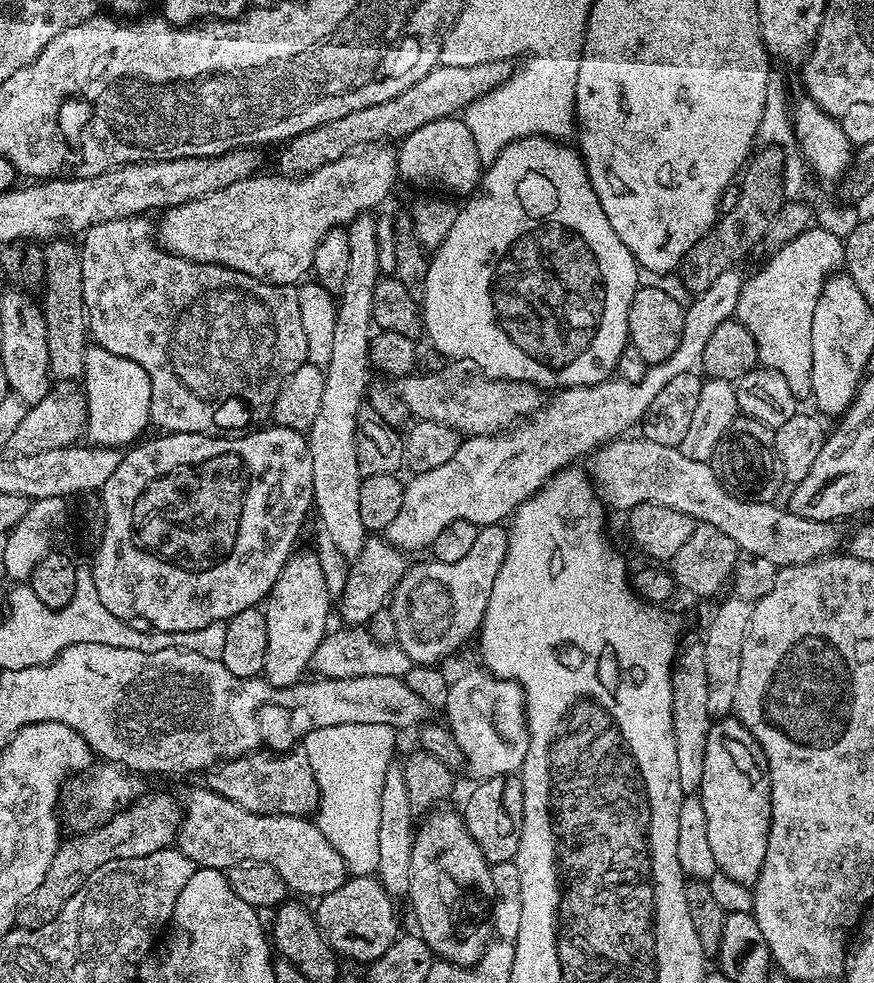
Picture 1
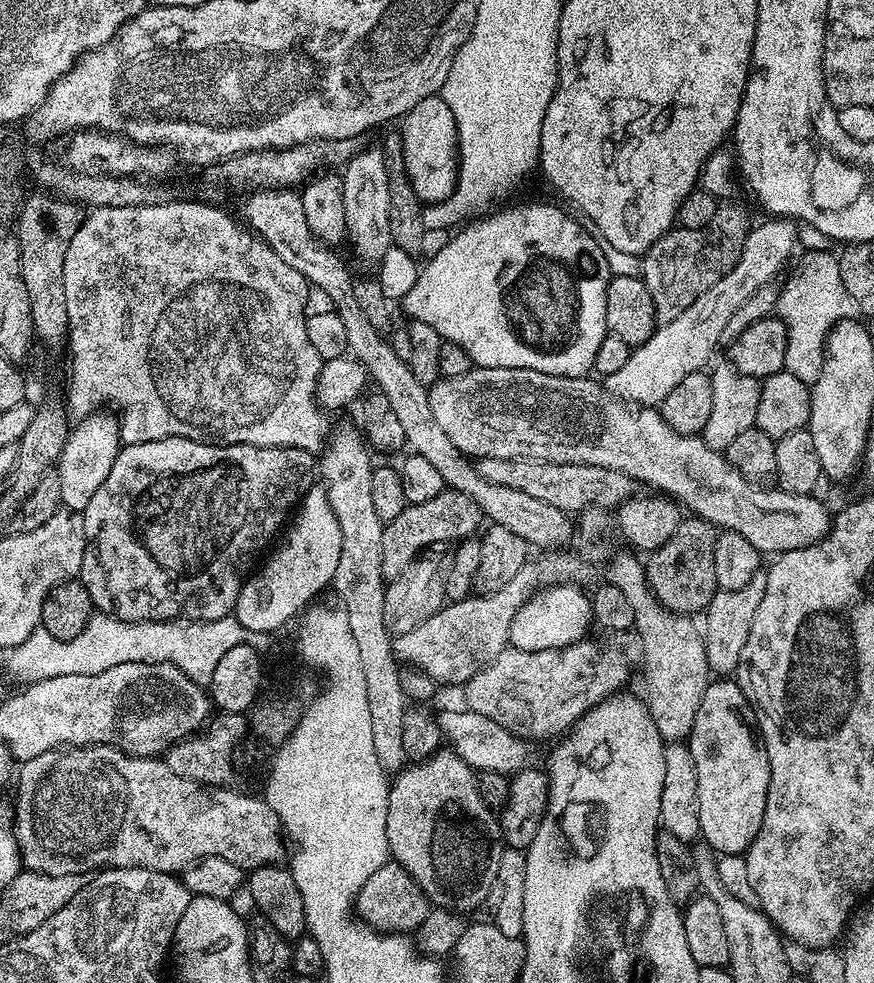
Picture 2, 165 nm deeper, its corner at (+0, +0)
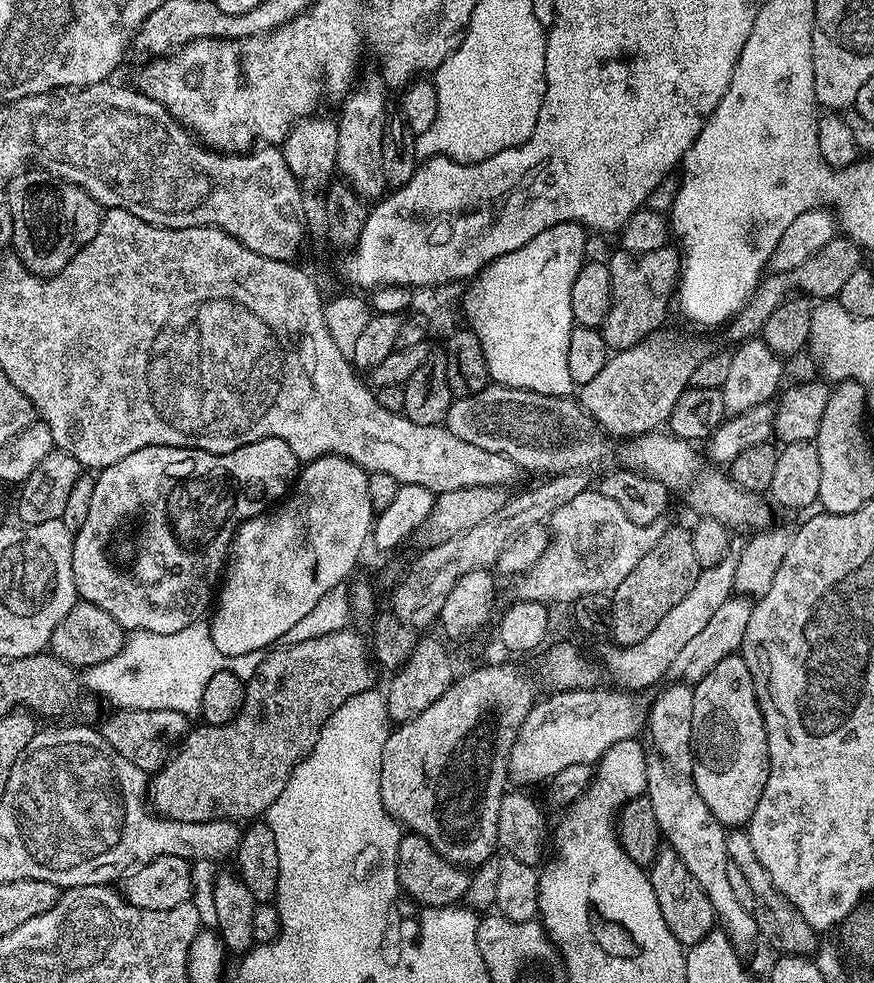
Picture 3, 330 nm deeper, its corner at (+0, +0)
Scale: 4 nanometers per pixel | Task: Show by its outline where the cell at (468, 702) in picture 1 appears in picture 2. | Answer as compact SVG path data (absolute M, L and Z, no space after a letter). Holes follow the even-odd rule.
M609 631L602 636L593 635L591 638L576 640L564 648L550 650L522 650L507 647L494 658L466 685L468 691L467 707L473 712L482 714L498 726L510 730L520 739L529 742L544 740L547 736L560 738L571 729L577 720L582 719L594 706L598 706L607 696L613 696L621 691L620 688L632 676L632 671L641 667L644 659L644 641L635 631Z

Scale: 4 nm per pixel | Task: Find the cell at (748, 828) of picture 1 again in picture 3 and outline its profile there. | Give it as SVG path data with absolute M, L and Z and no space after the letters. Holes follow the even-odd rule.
M727 656L706 674L693 687L694 718L692 719L692 750L694 759L690 779L698 794L702 794L702 802L710 810L710 814L719 824L728 830L740 830L747 825L749 818L758 806L758 798L762 798L762 790L766 790L768 777L768 735L762 718L760 703L756 697L754 678L750 674L750 666L746 666L743 656Z

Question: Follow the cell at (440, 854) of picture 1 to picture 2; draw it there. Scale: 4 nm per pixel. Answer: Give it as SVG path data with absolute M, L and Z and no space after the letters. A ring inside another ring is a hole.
M441 750L430 758L419 762L409 763L391 777L388 790L388 805L386 806L386 838L388 839L388 851L391 859L411 874L418 886L428 895L429 905L437 908L448 908L451 912L469 914L476 907L487 905L490 886L494 886L494 877L498 874L498 862L502 862L502 854L505 850L503 836L500 835L500 821L497 813L488 807L488 803L482 798L480 785L478 783L478 773L475 768L471 768L457 752L451 750Z

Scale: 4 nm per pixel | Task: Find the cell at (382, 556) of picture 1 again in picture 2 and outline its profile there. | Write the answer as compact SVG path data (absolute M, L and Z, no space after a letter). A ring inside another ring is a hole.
M445 487L434 498L427 502L409 504L398 514L398 518L387 521L382 534L382 574L385 581L398 578L421 555L423 548L431 544L444 544L447 540L459 542L473 534L479 533L482 513L478 502L470 498L470 494L455 492L453 488Z

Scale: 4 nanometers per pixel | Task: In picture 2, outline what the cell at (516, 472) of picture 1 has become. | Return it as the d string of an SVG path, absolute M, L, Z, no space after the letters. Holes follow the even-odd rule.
M768 218L765 224L760 224L757 228L755 225L749 231L746 242L742 246L742 254L735 266L725 276L718 278L718 282L714 282L714 286L710 286L710 290L706 290L702 298L690 302L690 306L686 306L686 310L682 310L682 314L678 314L674 322L659 325L652 336L646 338L646 342L635 345L630 358L626 358L626 363L615 374L603 377L604 387L609 389L613 396L633 406L659 406L666 398L666 394L670 394L670 390L674 390L674 386L678 386L678 382L686 378L686 374L694 374L709 367L708 359L715 354L716 348L721 347L720 339L726 322L730 322L732 315L742 307L742 302L746 302L746 298L750 298L750 294L754 294L754 290L777 279L776 275L783 270L784 263L791 258L792 251L797 248L798 224L796 220Z

